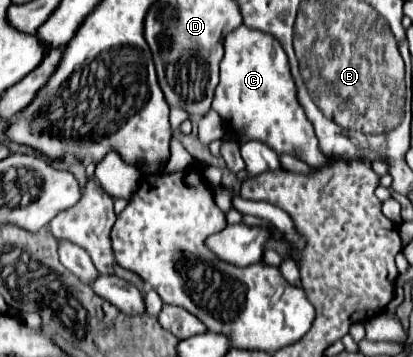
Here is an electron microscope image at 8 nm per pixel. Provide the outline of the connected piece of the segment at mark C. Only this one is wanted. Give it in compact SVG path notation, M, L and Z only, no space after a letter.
M240 25L226 35L226 53L220 63L220 83L216 87L212 109L226 121L230 131L240 135L242 143L258 139L276 153L290 153L310 167L322 167L322 163L326 163L326 157L318 149L312 123L298 103L288 57L282 45L268 33Z

